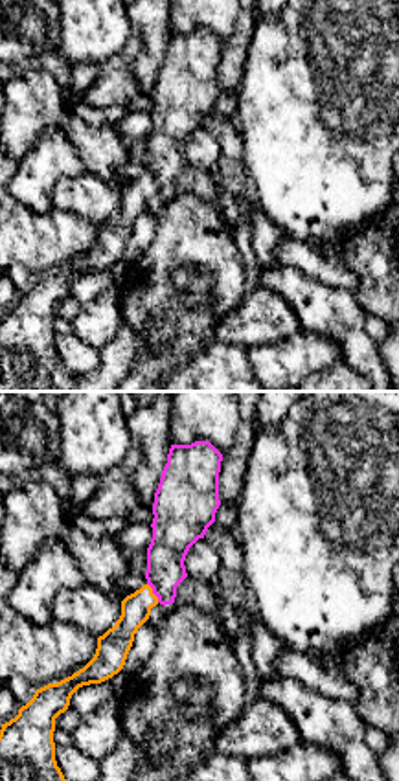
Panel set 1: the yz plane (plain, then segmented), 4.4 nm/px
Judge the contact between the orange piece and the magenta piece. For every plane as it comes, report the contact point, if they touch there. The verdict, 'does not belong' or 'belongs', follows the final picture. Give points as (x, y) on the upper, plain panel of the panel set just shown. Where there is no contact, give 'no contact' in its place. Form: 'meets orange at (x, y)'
meets orange at (151, 181)

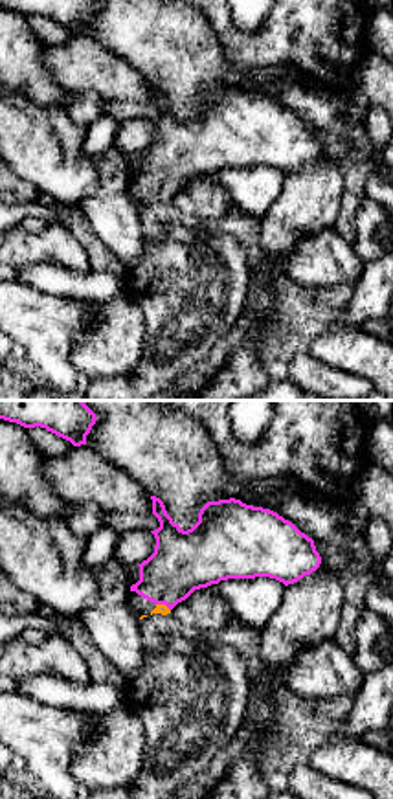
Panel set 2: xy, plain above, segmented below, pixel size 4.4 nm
meets orange at (164, 193)

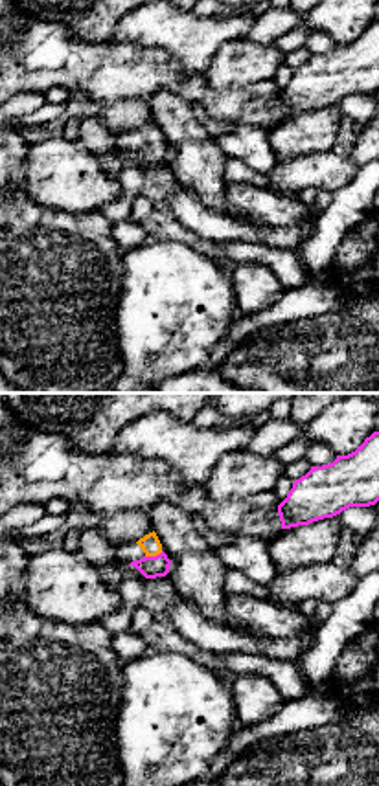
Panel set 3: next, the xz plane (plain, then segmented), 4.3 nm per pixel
meets orange at (153, 144)

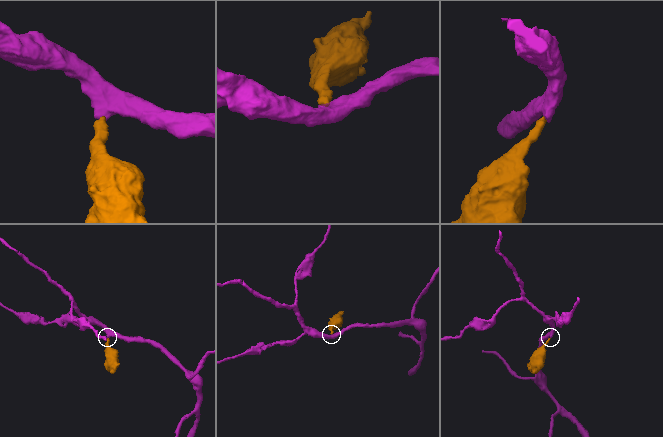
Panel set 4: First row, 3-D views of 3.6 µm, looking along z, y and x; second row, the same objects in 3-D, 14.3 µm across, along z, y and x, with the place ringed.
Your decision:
belongs

